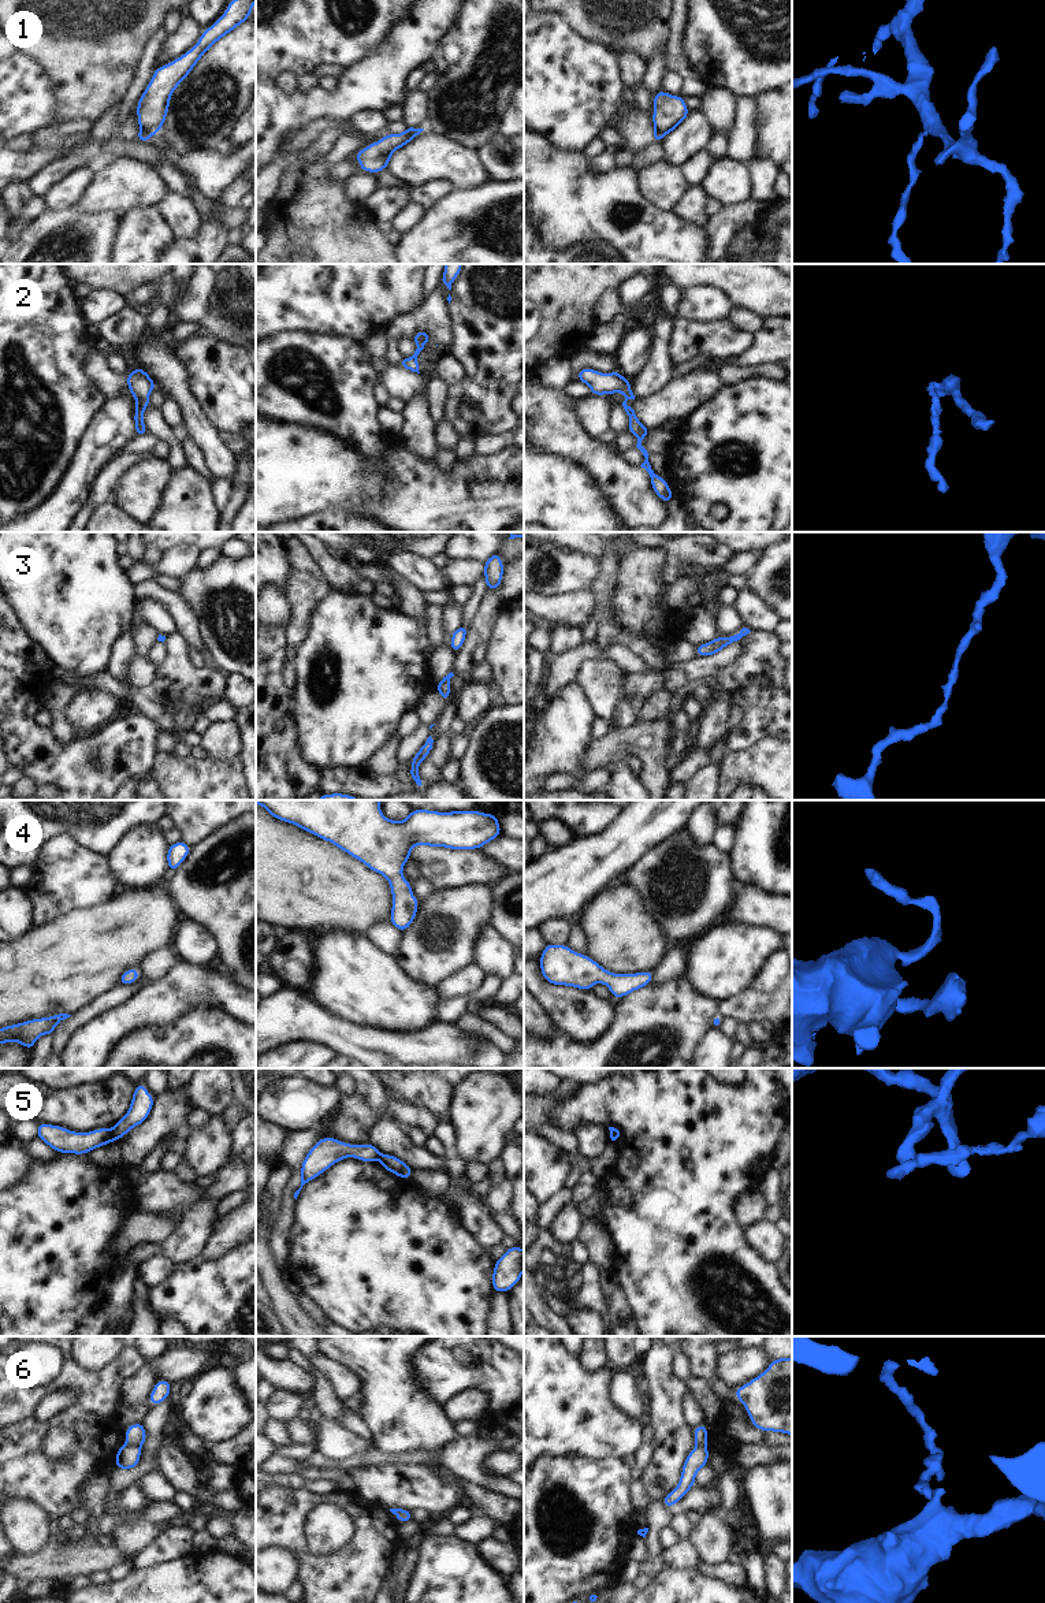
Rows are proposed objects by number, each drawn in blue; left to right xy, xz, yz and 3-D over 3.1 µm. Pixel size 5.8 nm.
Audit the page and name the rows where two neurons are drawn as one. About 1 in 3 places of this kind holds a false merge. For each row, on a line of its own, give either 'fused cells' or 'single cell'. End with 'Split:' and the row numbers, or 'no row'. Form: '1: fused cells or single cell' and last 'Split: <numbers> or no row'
1: fused cells
2: single cell
3: single cell
4: single cell
5: fused cells
6: fused cells
Split: 1, 5, 6

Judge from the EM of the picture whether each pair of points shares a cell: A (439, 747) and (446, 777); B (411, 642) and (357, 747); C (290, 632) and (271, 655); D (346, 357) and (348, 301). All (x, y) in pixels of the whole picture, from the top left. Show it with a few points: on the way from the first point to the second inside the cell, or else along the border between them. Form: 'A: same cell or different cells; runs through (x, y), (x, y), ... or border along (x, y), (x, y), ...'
A: different cells; border along (449, 759), (441, 769), (439, 781)
B: same cell; runs through (387, 668), (357, 698), (357, 721)
C: different cells; border along (283, 628), (289, 653)
D: different cells; border along (315, 333), (348, 337), (359, 342)

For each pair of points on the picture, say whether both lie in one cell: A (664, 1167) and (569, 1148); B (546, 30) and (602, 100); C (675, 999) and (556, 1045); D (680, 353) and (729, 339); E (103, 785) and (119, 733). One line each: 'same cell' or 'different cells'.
A: different cells
B: same cell
C: same cell
D: same cell
E: same cell

